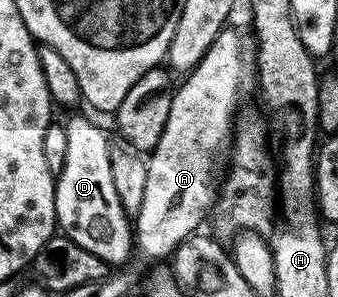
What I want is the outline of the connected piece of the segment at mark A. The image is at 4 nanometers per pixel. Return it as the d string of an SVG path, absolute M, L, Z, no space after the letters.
M226 26L222 28L219 35L215 38L215 42L209 49L207 50L207 54L201 61L196 64L193 68L193 71L188 73L184 77L185 80L181 84L181 89L174 91L172 93L172 100L170 102L170 113L167 115L167 122L166 125L163 126L162 136L158 140L158 144L152 150L151 155L148 157L147 160L147 182L146 182L146 189L143 192L143 202L142 208L139 210L137 216L135 217L135 252L136 255L139 257L142 256L145 260L157 260L153 262L161 262L164 258L172 257L173 252L176 250L179 245L184 242L184 240L188 239L189 236L193 235L200 229L201 223L205 220L205 215L210 212L211 209L214 207L215 201L218 199L219 196L219 176L217 180L217 164L221 164L224 162L226 163L227 157L230 155L231 152L231 141L234 139L235 136L235 119L233 120L233 115L237 112L237 103L241 100L241 87L245 84L245 75L250 75L251 72L251 65L254 63L255 60L255 41L250 35L248 31L245 32L236 32L233 29L233 26Z

